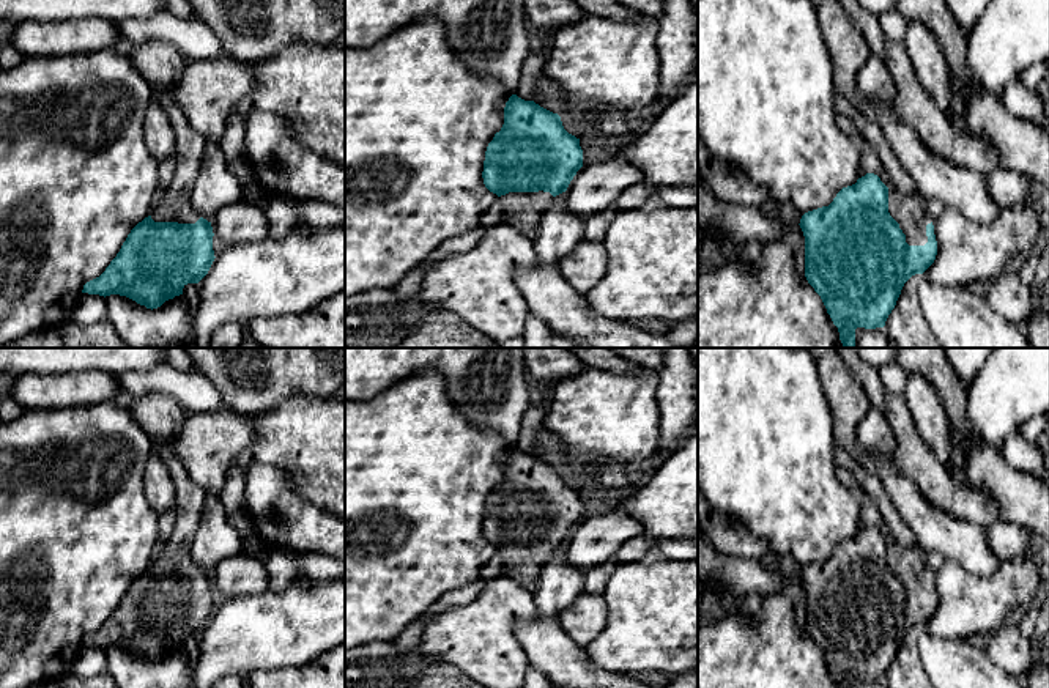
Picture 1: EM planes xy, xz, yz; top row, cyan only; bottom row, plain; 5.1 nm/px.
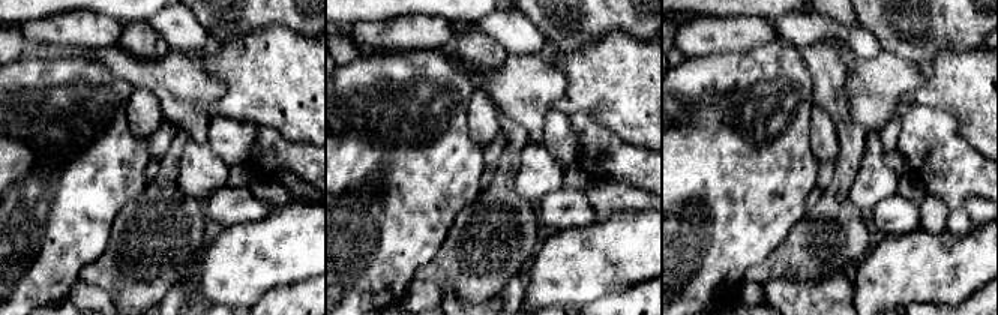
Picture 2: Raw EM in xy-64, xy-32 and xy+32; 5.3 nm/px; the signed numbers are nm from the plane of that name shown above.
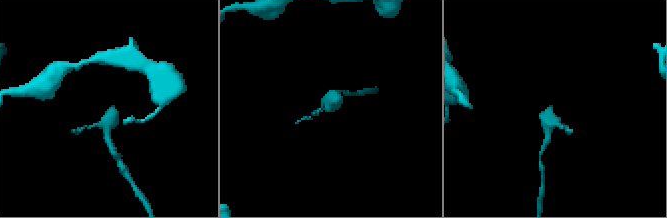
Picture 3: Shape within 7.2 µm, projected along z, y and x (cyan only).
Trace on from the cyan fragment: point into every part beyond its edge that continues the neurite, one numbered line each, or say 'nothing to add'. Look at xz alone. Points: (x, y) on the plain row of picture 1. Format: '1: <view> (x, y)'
nothing to add

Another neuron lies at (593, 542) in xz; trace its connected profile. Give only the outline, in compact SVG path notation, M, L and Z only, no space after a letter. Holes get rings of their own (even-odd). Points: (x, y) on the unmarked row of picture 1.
M617 507L602 516L581 520L565 543L567 562L586 575L613 559L627 540L643 532L643 524Z

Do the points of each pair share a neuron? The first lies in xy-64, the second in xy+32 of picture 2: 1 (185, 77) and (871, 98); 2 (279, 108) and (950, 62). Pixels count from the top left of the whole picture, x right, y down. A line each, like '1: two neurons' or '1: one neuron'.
1: one neuron
2: one neuron

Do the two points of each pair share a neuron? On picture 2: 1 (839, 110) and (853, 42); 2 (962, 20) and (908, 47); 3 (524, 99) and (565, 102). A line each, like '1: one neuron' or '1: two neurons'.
1: two neurons
2: one neuron
3: two neurons

